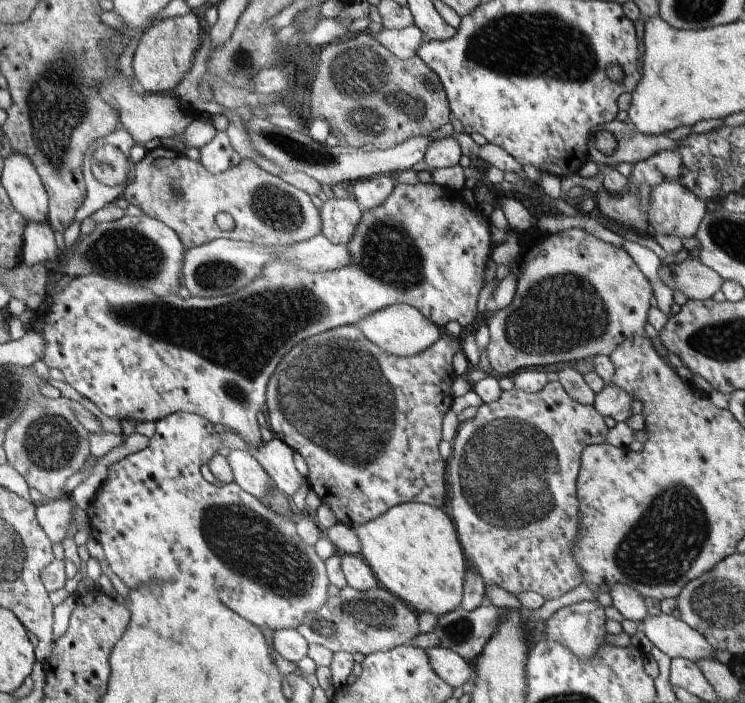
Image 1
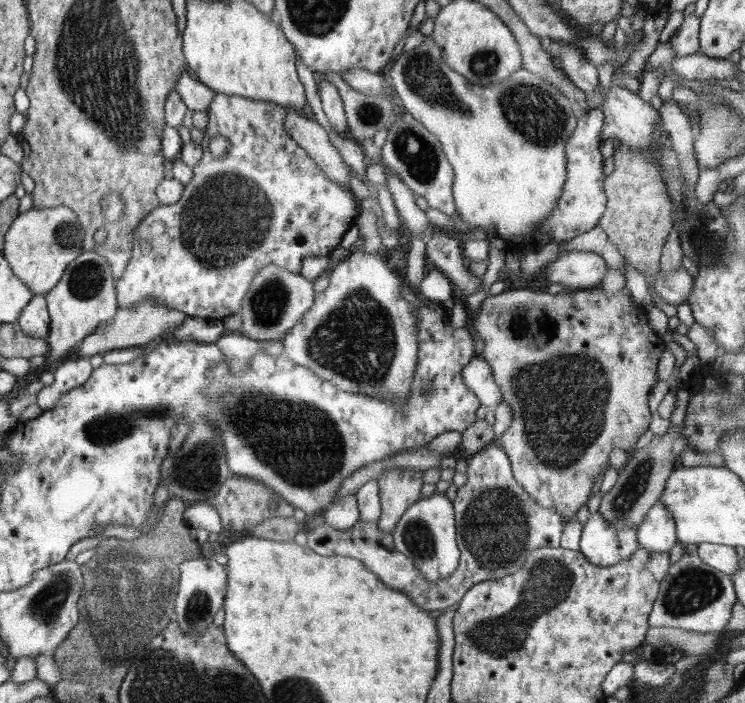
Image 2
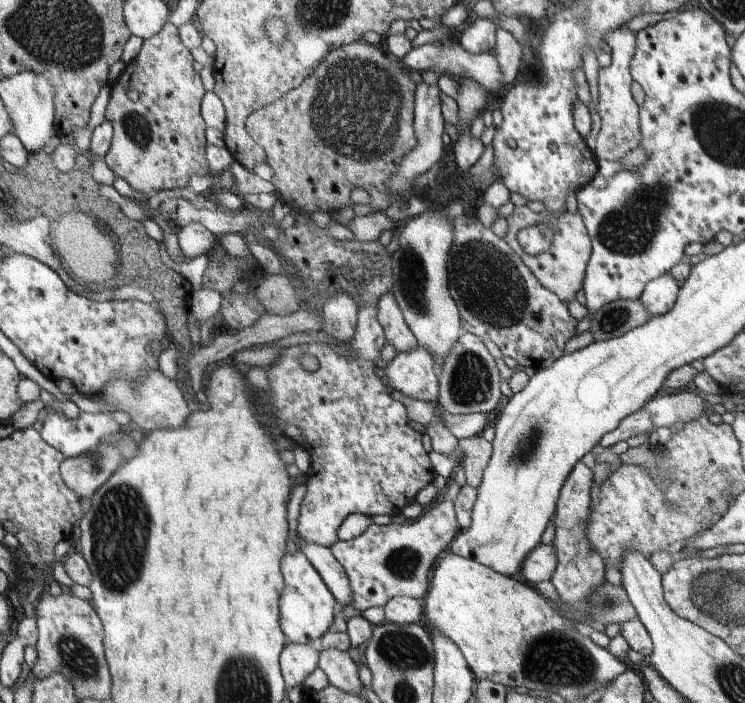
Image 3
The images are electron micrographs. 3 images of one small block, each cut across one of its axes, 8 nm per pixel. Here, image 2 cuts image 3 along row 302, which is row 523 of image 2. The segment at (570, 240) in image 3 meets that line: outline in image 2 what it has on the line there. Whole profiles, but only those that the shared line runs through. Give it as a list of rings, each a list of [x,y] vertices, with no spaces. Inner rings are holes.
[[[601,288],[565,290],[563,294],[547,294],[547,292],[541,294],[541,292],[533,292],[533,290],[507,290],[497,296],[487,296],[479,304],[475,318],[471,318],[471,322],[473,322],[473,326],[469,326],[469,328],[473,332],[477,332],[477,336],[483,340],[483,352],[479,358],[489,364],[493,380],[501,392],[501,402],[505,402],[511,408],[511,424],[497,440],[497,446],[509,456],[513,478],[519,482],[519,486],[525,490],[525,494],[531,496],[533,502],[537,502],[539,506],[555,510],[555,514],[559,514],[561,522],[567,524],[569,518],[575,516],[577,510],[589,502],[591,488],[597,482],[601,468],[609,462],[609,458],[607,458],[609,452],[613,448],[621,448],[623,452],[627,452],[629,448],[635,446],[637,438],[647,432],[647,426],[651,422],[647,394],[649,394],[651,386],[657,382],[657,364],[659,364],[661,354],[667,348],[665,348],[661,336],[649,328],[645,312],[635,304],[635,300],[631,298],[627,288],[621,290],[617,296],[607,296],[605,290],[601,290]]]

